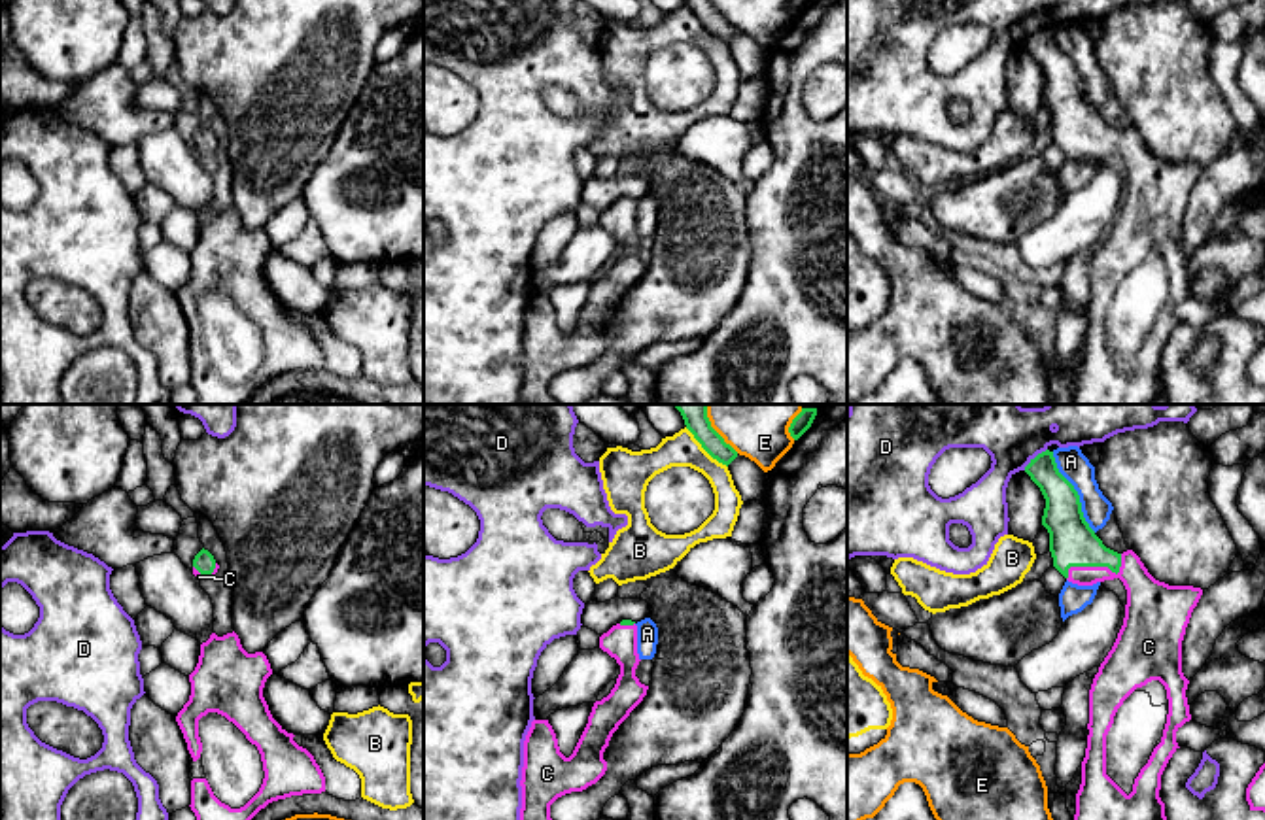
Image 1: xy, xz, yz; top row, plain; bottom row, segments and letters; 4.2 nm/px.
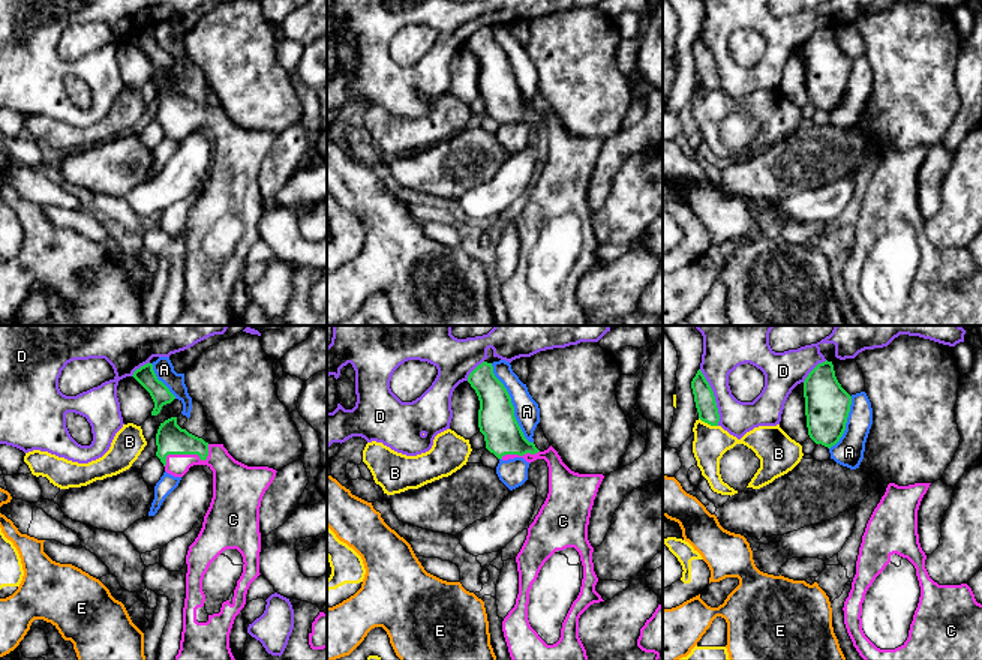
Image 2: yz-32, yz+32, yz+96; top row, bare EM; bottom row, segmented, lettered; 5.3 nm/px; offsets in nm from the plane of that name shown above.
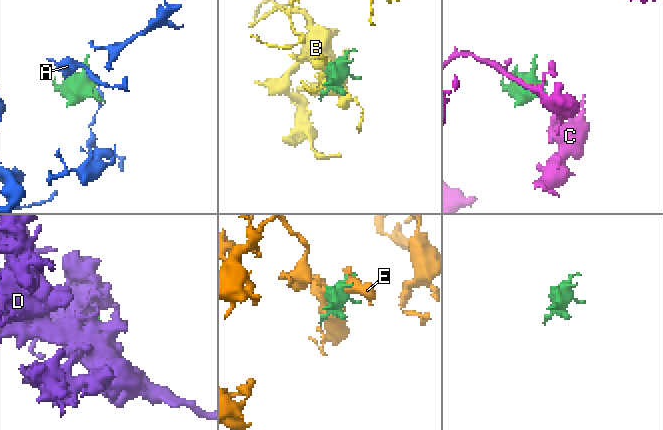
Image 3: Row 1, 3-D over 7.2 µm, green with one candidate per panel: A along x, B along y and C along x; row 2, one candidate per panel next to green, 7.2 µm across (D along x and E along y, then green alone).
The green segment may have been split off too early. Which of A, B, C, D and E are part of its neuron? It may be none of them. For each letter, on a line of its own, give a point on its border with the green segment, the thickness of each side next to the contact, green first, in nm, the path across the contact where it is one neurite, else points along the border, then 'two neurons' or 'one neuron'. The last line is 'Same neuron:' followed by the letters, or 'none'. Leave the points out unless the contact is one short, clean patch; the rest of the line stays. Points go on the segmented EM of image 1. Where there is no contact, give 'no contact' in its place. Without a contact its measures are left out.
A: yz (1076, 492) | 200/120 nm | two neurons
B: xz (706, 450) | 130/140 nm | two neurons
C: yz (1097, 565) | 200/180 nm | across yz (1073, 543), (1097, 565), (1122, 573), (1146, 597) | one neuron
D: yz (1035, 458) | 160/260 nm | two neurons
E: xz (713, 429) | 130/380 nm | two neurons
Same neuron: C

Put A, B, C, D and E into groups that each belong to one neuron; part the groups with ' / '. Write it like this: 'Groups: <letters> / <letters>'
Groups: A / B / C / D / E

